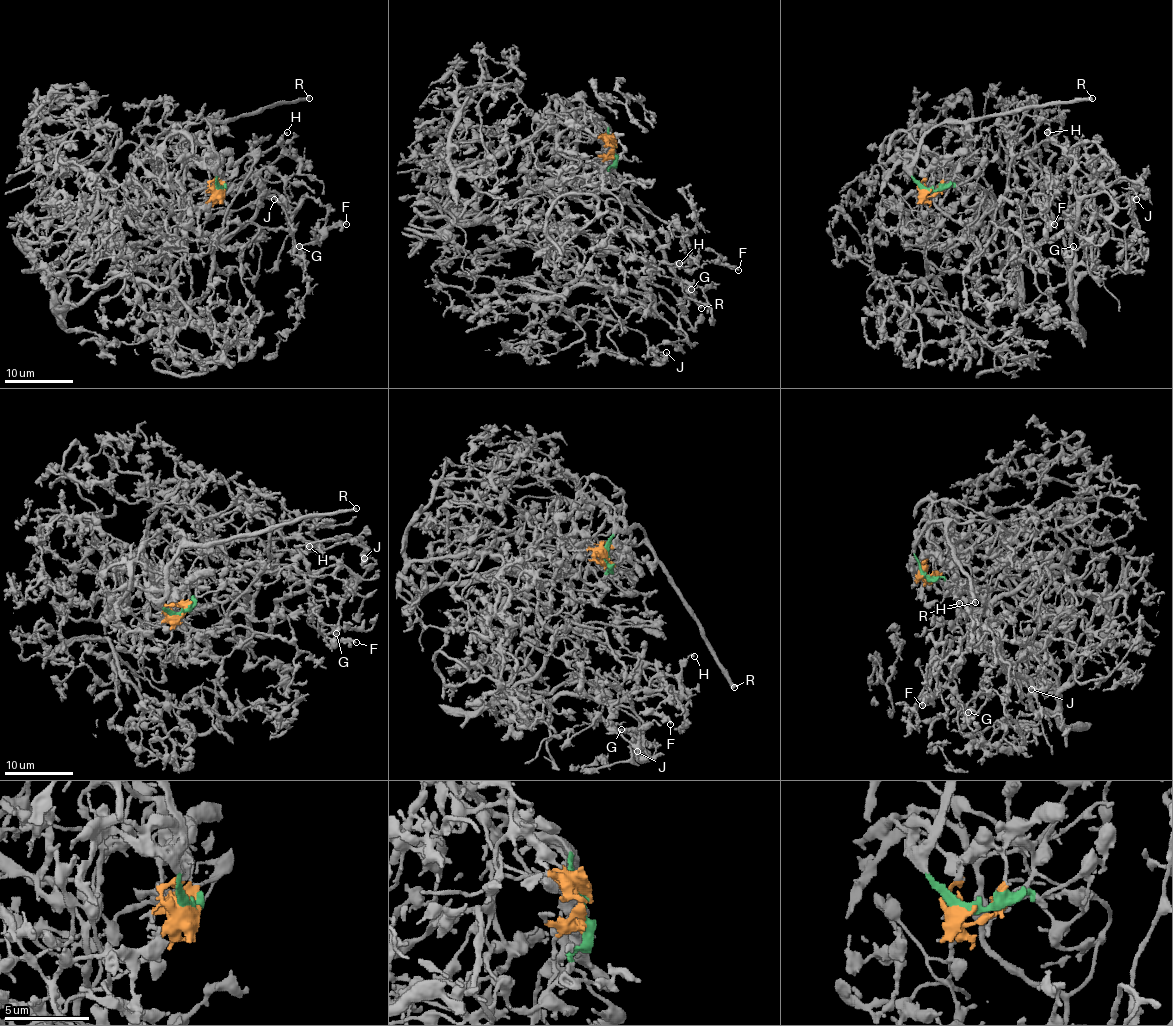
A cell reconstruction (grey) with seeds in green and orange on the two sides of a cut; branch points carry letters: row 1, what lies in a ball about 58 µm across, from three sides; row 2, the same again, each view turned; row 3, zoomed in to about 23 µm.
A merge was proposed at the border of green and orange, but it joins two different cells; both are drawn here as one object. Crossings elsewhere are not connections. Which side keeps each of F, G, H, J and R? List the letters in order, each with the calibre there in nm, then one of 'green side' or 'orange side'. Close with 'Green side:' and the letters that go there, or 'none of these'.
F: calibre 280 nm; orange side
G: calibre 240 nm; orange side
H: calibre 180 nm; orange side
J: calibre 180 nm; orange side
R: calibre 360 nm; green side
Green side: R

